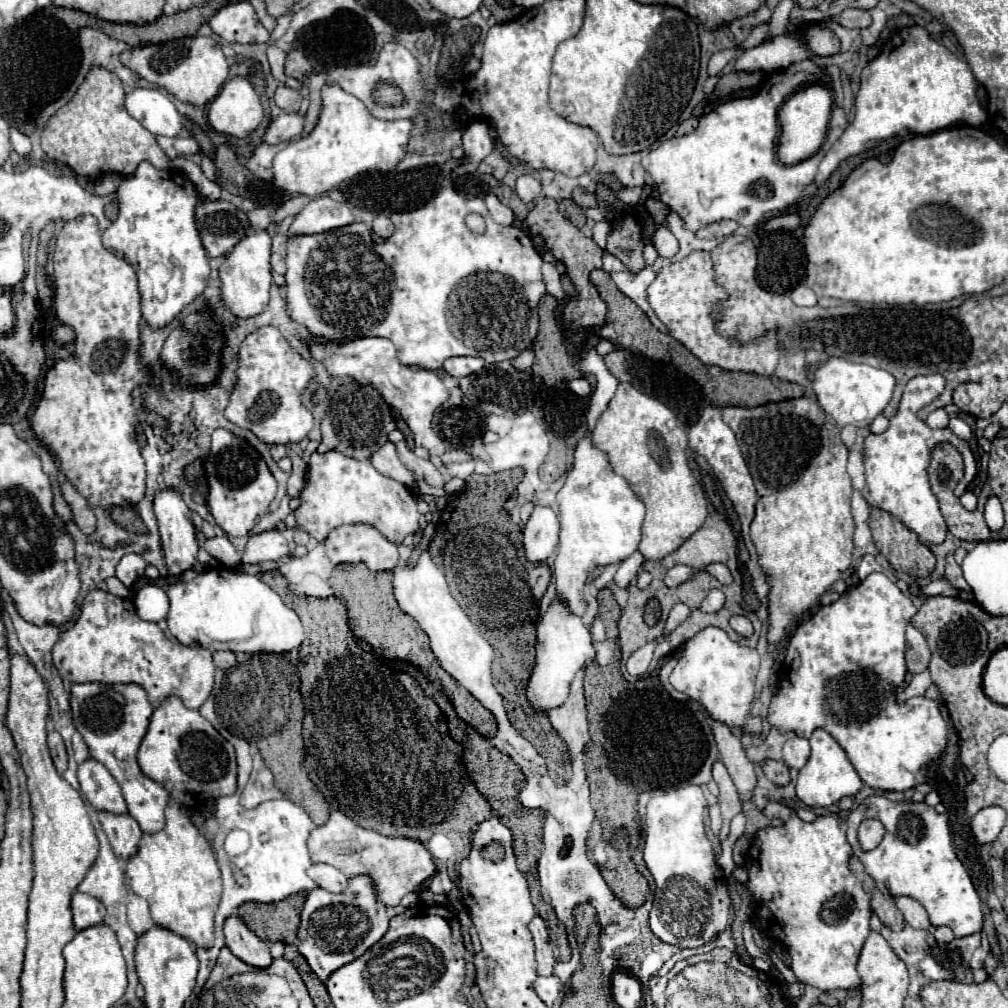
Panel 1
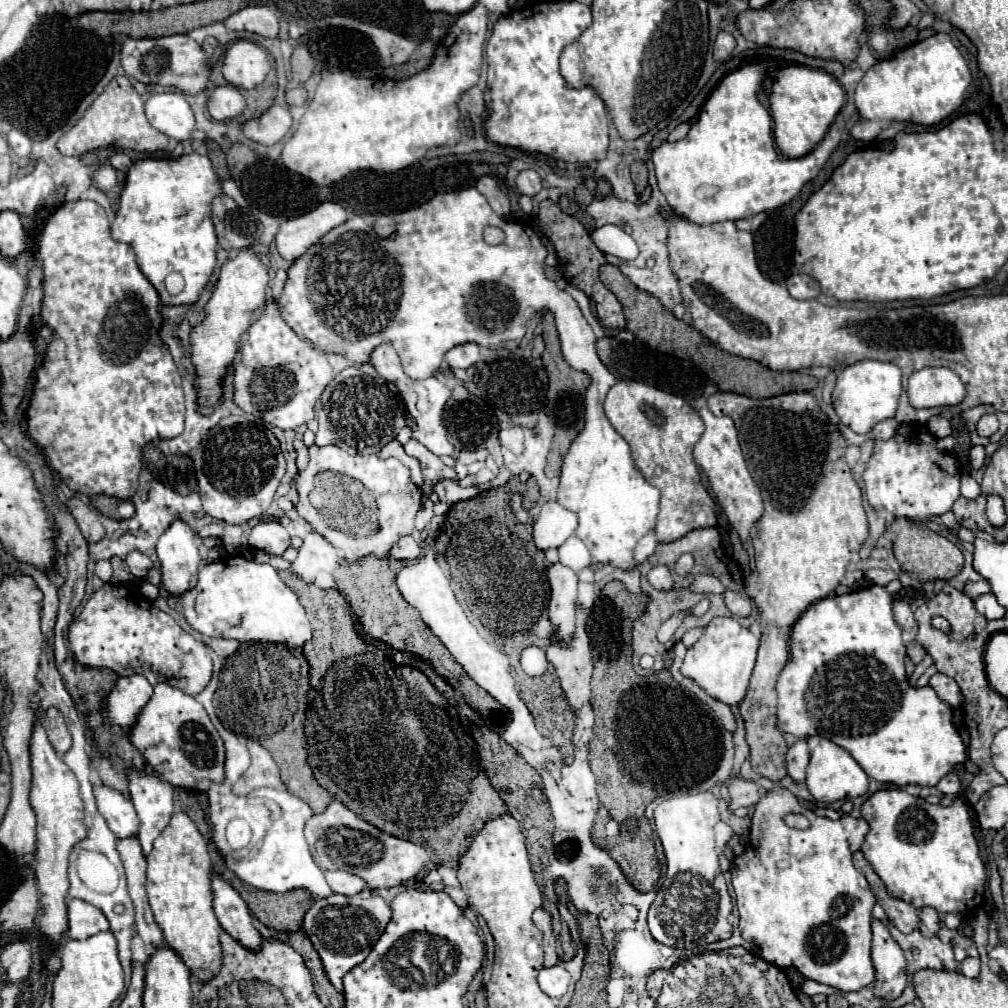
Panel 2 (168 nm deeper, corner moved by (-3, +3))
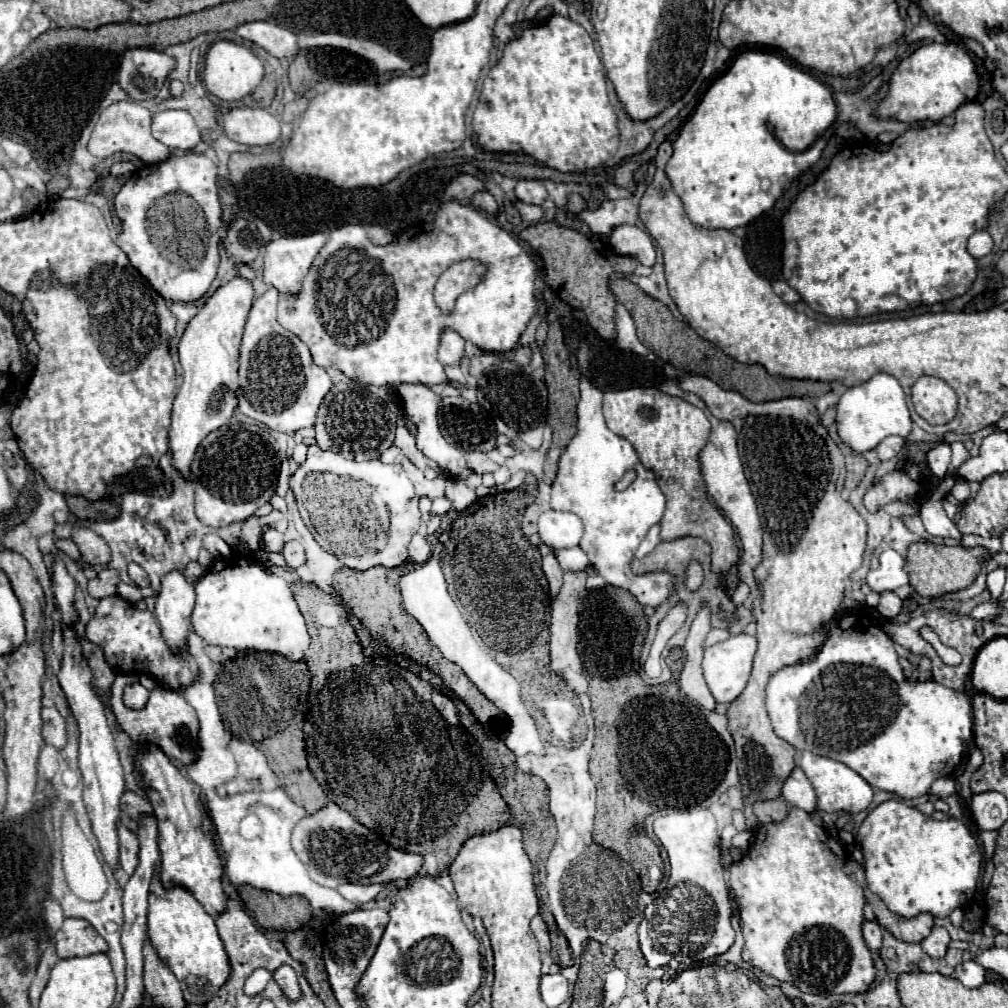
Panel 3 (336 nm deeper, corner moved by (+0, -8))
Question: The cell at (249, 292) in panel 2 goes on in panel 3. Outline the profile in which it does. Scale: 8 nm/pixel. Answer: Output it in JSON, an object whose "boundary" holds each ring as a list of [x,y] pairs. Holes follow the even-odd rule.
{"boundary":[[[234,277],[206,301],[202,311],[188,323],[180,343],[178,357],[182,365],[182,387],[174,399],[170,425],[170,451],[174,467],[190,477],[190,463],[202,439],[228,423],[236,409],[238,389],[238,347],[246,317],[254,301],[254,285],[244,277]]]}

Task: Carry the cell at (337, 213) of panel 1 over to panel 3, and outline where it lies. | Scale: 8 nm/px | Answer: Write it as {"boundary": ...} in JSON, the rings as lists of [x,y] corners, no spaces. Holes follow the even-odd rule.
{"boundary":[[[310,233],[298,237],[280,237],[266,245],[264,281],[280,293],[298,293],[300,281],[310,269],[314,257],[324,247],[328,233]]]}

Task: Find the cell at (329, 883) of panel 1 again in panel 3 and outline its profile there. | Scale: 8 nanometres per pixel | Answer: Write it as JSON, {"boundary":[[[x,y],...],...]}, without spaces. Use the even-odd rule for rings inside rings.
{"boundary":[[[344,883],[344,885],[340,885],[336,891],[338,891],[344,899],[348,899],[350,903],[354,903],[354,905],[364,905],[364,903],[376,899],[378,893],[384,891],[384,889],[386,889],[386,885],[358,885],[358,883]]]}

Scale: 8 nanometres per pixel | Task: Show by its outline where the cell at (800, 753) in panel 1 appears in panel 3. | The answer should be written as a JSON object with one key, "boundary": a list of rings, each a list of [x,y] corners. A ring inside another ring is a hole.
{"boundary":[[[796,765],[794,771],[790,773],[790,777],[784,781],[782,787],[782,797],[792,805],[792,807],[800,807],[808,813],[816,811],[816,795],[814,789],[810,785],[810,781],[806,779],[804,771]]]}

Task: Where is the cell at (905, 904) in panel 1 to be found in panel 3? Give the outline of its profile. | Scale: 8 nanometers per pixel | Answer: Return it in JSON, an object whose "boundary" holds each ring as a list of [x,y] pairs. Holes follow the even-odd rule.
{"boundary":[[[932,927],[930,935],[920,945],[930,957],[942,957],[948,949],[948,943],[950,943],[948,931],[944,927]]]}

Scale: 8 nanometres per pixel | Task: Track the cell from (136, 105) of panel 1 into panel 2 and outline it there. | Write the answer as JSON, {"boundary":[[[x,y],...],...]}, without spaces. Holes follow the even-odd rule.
{"boundary":[[[153,94],[145,102],[145,114],[153,128],[177,142],[187,140],[195,130],[195,116],[185,94]]]}

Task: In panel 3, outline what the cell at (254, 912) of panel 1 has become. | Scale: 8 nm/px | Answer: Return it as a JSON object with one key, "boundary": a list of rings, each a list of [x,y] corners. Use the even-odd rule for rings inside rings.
{"boundary":[[[240,887],[238,893],[254,921],[266,931],[296,931],[310,921],[312,907],[300,895],[270,895],[254,887]]]}

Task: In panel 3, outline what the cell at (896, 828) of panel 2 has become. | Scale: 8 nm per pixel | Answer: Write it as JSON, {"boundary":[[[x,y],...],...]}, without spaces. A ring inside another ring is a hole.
{"boundary":[[[884,801],[862,821],[856,845],[864,853],[868,887],[900,917],[930,913],[944,919],[954,909],[966,907],[976,893],[982,855],[960,819],[936,821],[900,801]]]}

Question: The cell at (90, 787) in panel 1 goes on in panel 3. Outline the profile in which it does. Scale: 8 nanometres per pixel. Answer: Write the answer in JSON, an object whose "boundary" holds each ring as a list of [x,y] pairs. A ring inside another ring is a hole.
{"boundary":[[[120,823],[118,839],[120,839],[120,865],[128,875],[132,875],[138,865],[138,837]]]}

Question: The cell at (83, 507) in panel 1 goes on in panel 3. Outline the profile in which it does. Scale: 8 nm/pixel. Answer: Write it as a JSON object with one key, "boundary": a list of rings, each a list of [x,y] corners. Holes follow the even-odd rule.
{"boundary":[[[74,523],[72,541],[78,545],[78,549],[82,553],[82,559],[86,563],[90,563],[90,565],[106,565],[110,561],[108,543],[102,537],[98,537],[94,531]]]}

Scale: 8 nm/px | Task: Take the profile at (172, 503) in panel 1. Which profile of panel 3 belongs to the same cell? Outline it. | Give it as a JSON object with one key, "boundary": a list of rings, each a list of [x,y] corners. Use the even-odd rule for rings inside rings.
{"boundary":[[[170,569],[162,577],[162,589],[156,597],[156,619],[160,621],[166,643],[182,651],[194,609],[194,585],[188,583],[184,571]]]}

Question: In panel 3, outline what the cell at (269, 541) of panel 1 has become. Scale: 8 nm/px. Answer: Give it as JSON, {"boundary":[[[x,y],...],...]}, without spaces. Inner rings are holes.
{"boundary":[[[268,529],[262,535],[262,543],[264,543],[264,551],[268,553],[282,553],[284,549],[284,535],[276,529]]]}

